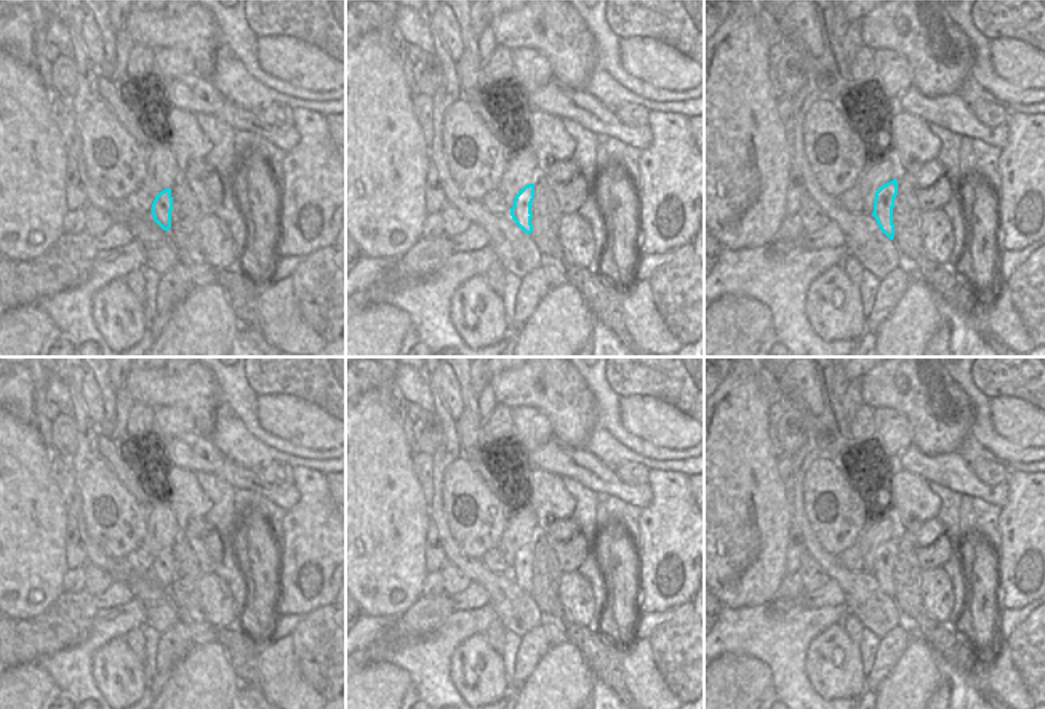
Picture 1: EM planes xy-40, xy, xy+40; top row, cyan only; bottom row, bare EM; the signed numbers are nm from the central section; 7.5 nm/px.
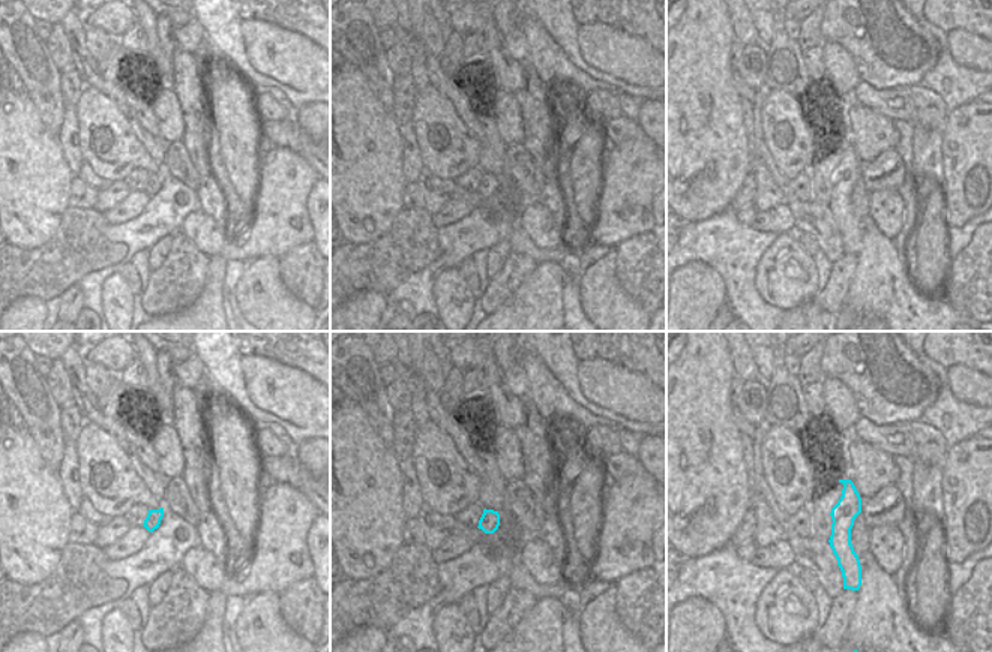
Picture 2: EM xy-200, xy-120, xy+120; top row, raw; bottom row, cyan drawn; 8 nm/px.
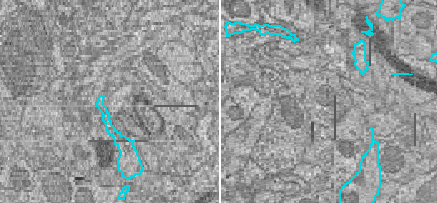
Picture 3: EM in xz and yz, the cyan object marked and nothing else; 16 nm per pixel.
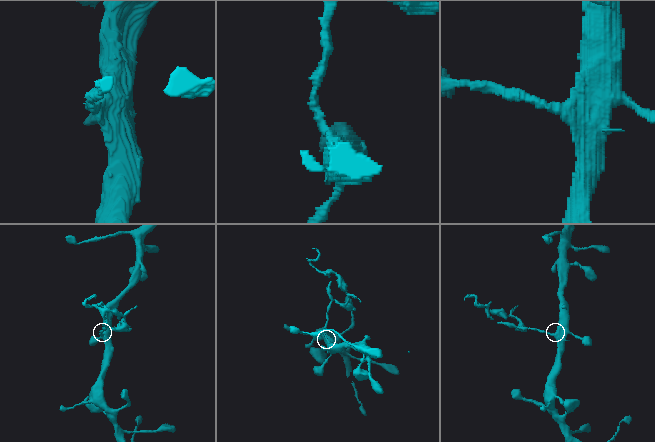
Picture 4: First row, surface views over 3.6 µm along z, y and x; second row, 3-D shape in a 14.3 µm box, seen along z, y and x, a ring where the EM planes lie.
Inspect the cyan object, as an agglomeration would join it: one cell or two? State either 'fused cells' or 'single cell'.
fused cells

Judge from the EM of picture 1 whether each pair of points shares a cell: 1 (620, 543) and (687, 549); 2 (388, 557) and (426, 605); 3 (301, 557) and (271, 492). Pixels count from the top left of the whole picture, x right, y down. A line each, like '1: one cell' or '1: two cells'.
1: two cells
2: two cells
3: two cells

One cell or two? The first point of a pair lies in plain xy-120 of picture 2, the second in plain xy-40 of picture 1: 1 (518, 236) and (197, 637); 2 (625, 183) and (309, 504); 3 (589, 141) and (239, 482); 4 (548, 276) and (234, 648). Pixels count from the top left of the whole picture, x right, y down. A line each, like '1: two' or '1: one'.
1: one
2: one
3: two
4: two

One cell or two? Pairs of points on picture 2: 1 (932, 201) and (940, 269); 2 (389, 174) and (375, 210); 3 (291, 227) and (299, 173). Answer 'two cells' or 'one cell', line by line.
1: one cell
2: one cell
3: one cell

